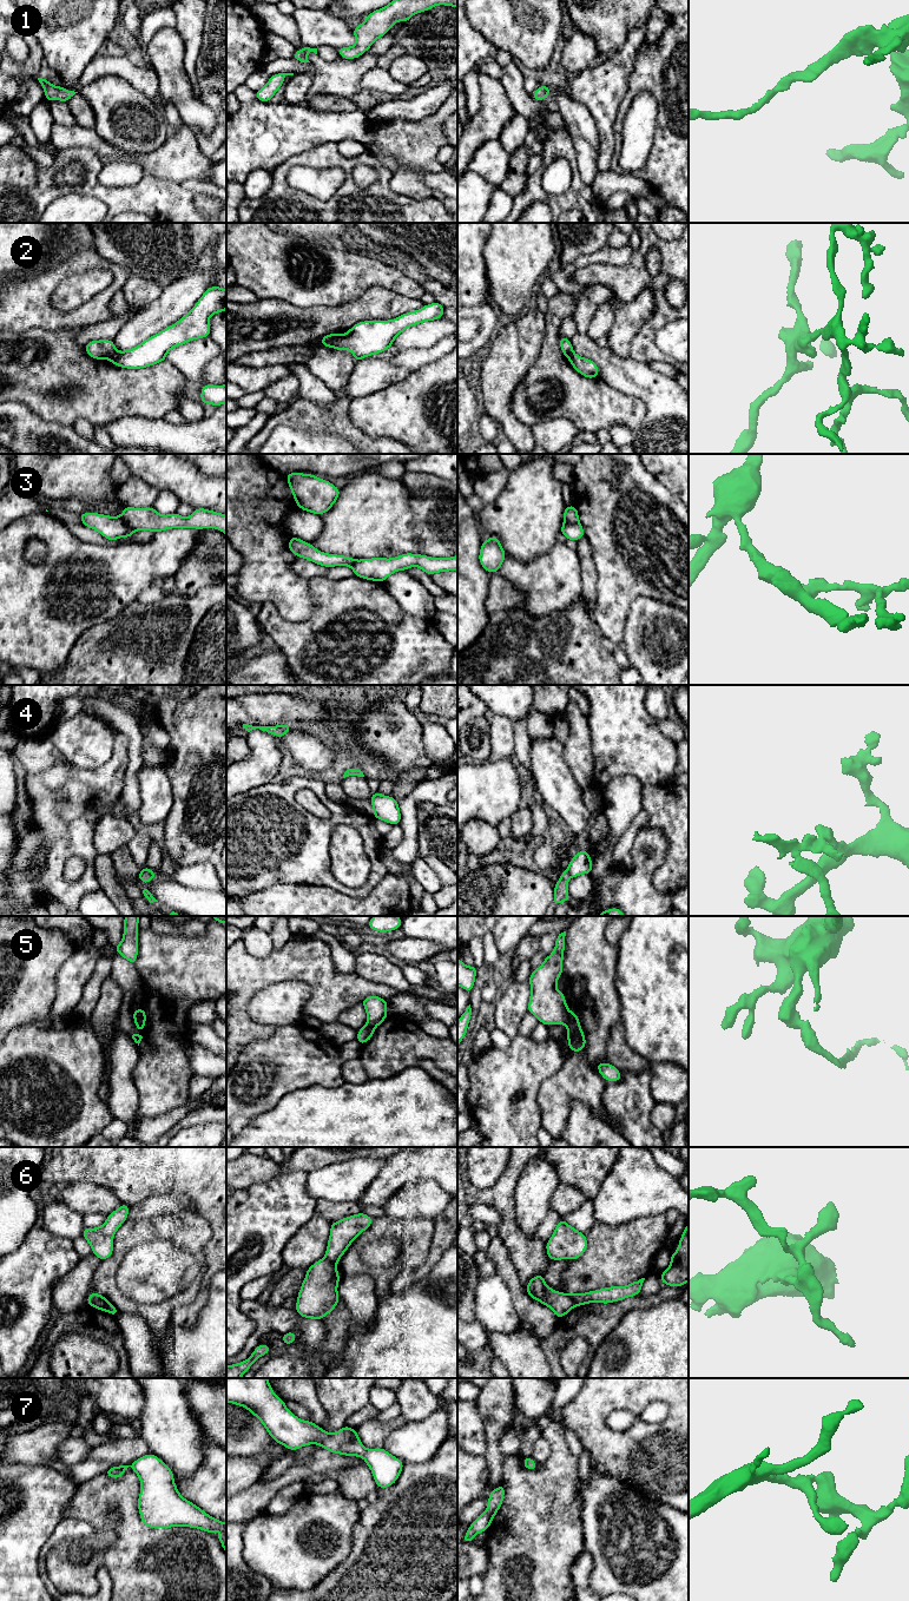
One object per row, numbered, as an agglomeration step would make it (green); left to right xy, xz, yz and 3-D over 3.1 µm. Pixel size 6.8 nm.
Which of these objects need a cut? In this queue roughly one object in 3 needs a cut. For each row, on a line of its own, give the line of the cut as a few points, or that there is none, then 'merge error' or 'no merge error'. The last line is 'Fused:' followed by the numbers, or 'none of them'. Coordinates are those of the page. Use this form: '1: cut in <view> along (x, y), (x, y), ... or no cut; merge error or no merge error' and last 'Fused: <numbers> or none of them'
1: no cut; no merge error
2: cut in xz along (341, 335), (330, 347); merge error
3: cut in xy along (119, 516), (133, 531); merge error
4: cut in yz along (566, 870), (571, 876); merge error
5: cut in yz along (568, 1012), (565, 1023); merge error
6: cut in xz along (324, 1257), (335, 1265); merge error
7: no cut; no merge error
Fused: 2, 3, 4, 5, 6

